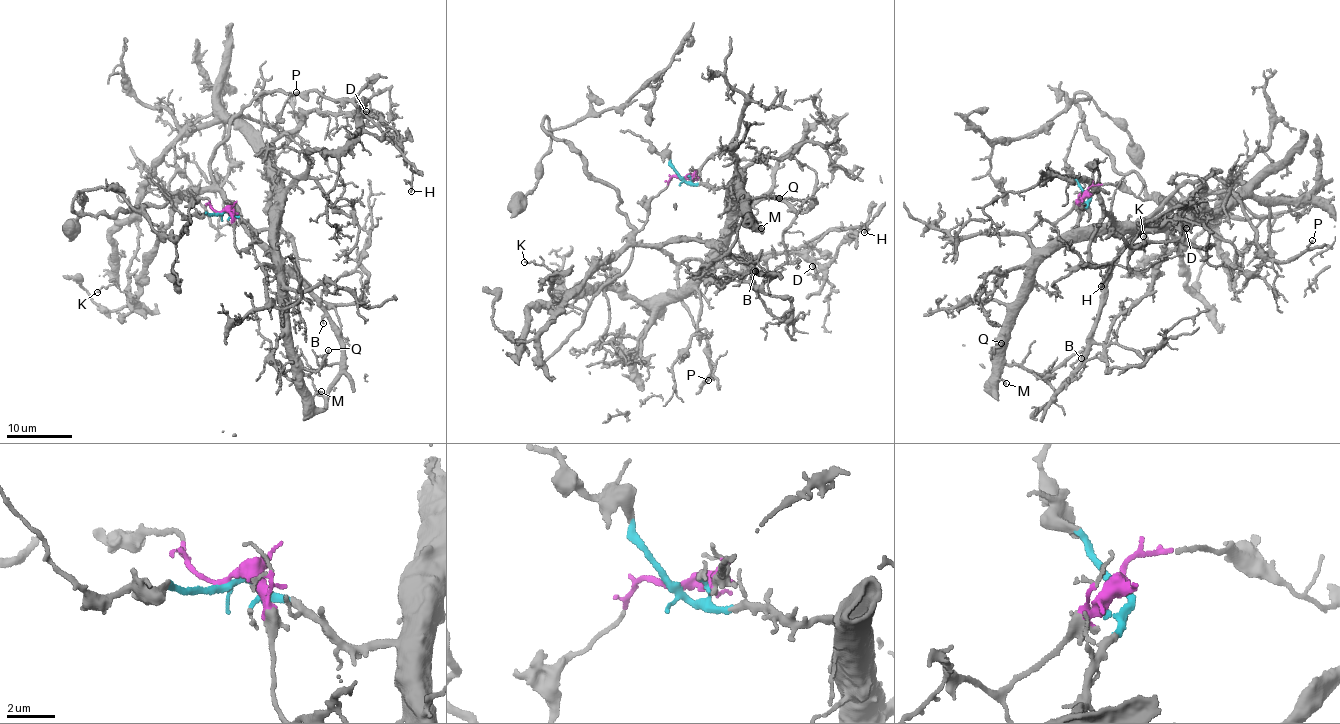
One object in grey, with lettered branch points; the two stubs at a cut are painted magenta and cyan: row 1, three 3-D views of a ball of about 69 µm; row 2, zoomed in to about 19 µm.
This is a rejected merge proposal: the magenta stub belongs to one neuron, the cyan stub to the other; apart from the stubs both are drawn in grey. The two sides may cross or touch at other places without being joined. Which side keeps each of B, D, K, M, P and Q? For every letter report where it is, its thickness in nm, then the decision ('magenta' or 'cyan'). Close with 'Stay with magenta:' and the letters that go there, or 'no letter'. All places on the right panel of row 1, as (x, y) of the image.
B: (1081, 358) | 90 nm | magenta
D: (1186, 228) | 130 nm | cyan
K: (1143, 236) | 120 nm | cyan
M: (1006, 383) | 100 nm | cyan
P: (1312, 240) | 90 nm | magenta
Q: (1001, 343) | 130 nm | cyan
Stay with magenta: B, P

